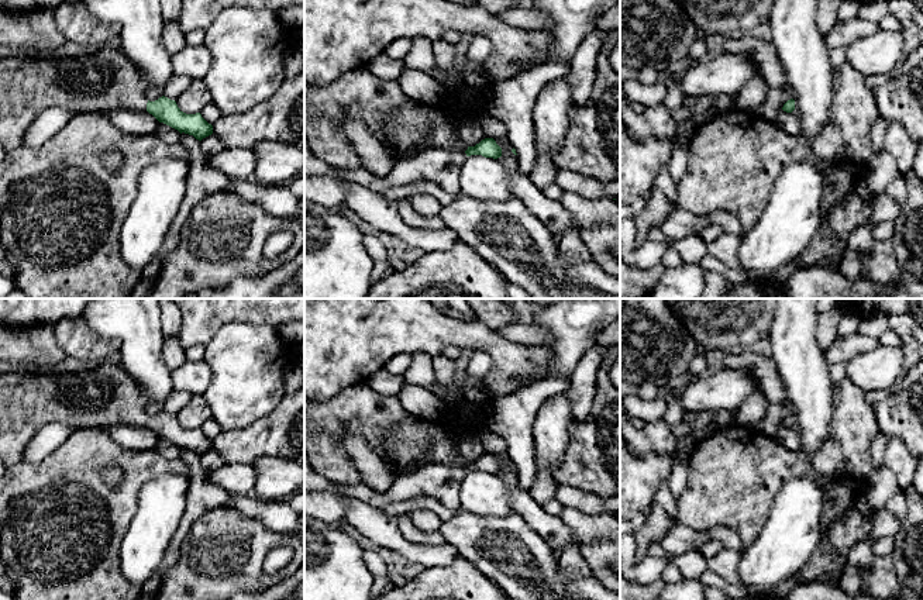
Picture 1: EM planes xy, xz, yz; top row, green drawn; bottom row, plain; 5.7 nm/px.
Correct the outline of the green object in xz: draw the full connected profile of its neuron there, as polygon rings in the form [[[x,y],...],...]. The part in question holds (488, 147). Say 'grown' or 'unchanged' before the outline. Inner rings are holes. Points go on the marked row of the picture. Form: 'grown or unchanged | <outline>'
unchanged | [[[485,138],[475,146],[468,146],[465,151],[466,156],[482,155],[485,158],[497,159],[502,156],[502,148],[496,144],[493,138]]]

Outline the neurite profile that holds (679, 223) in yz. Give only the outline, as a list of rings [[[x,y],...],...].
[[[679,207],[672,210],[661,230],[669,241],[676,242],[688,235],[699,234],[712,224],[720,225],[726,234],[743,235],[745,232],[738,218],[731,213],[712,213],[698,217]]]

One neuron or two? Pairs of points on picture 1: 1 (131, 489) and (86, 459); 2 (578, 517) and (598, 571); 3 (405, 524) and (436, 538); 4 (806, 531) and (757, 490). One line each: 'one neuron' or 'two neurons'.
1: one neuron
2: one neuron
3: one neuron
4: two neurons

